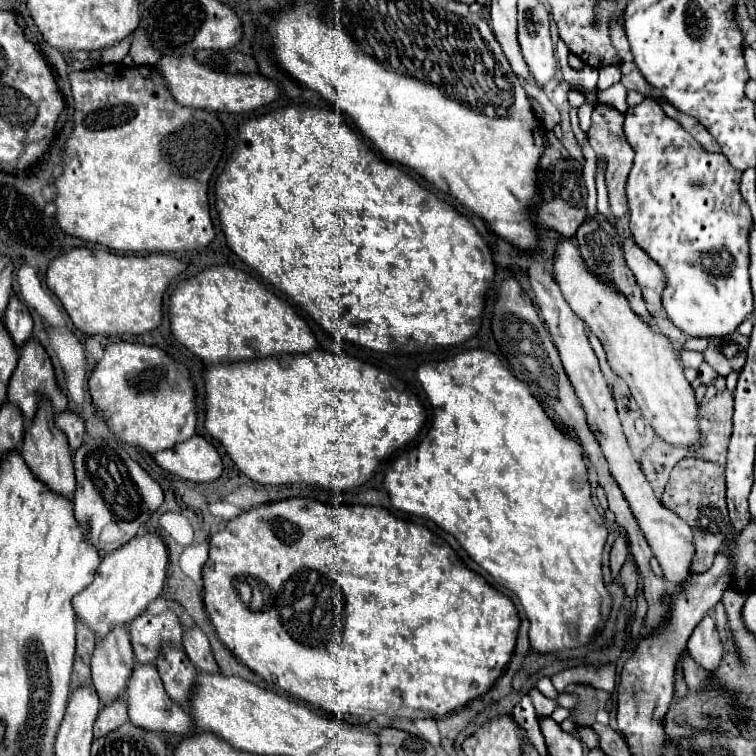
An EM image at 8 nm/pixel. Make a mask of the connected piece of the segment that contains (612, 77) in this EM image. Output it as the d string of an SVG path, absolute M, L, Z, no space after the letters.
M601 66L599 68L599 90L607 90L615 82L619 82L621 70L619 66Z

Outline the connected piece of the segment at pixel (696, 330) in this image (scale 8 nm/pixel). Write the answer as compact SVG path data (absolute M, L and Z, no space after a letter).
M645 98L641 104L627 110L623 130L637 154L637 170L631 170L625 186L631 214L631 236L665 274L663 308L667 318L687 336L711 338L735 332L745 316L755 310L747 246L753 218L739 192L741 172L729 166L729 160L723 154L711 154L695 142L695 138L685 132L677 120L669 118L653 98Z

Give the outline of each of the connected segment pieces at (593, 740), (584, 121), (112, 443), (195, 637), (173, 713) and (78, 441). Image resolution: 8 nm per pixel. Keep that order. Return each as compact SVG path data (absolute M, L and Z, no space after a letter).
M579 726L579 728L577 728L577 736L579 736L579 740L581 740L587 748L595 748L595 746L599 744L597 732L595 732L593 728L589 728L589 726Z
M587 103L578 109L579 126L585 133L587 133L590 128L592 110L593 107Z
M107 438L101 442L97 442L97 440L85 442L73 454L73 462L75 462L75 480L77 480L75 502L73 502L75 518L81 526L87 526L85 538L99 552L113 552L119 546L125 546L125 542L133 540L133 536L137 536L139 528L163 504L163 490L159 488L159 484L137 462L133 462L129 458L129 454L125 452L125 444L117 442L115 438Z
M195 626L195 628L183 630L183 650L189 656L189 660L193 662L193 666L197 666L197 670L219 672L219 668L213 660L213 654L211 654L209 640L201 628Z
M137 664L135 666L129 686L127 686L127 712L129 712L129 722L133 722L133 726L153 732L153 734L167 736L167 734L187 734L189 730L195 730L187 710L181 708L177 702L173 702L165 694L155 664Z
M63 412L55 418L55 426L67 436L67 442L69 442L69 450L73 454L73 450L77 450L77 446L83 444L83 438L85 438L85 426L83 426L83 420L77 416L77 414L71 414L71 412Z

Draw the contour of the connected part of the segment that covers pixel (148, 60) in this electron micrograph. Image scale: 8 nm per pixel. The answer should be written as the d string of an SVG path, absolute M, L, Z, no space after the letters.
M137 30L135 40L131 42L131 50L129 50L129 58L133 60L133 64L155 64L159 60L159 52L151 48L149 44L149 36L145 34L145 30Z

